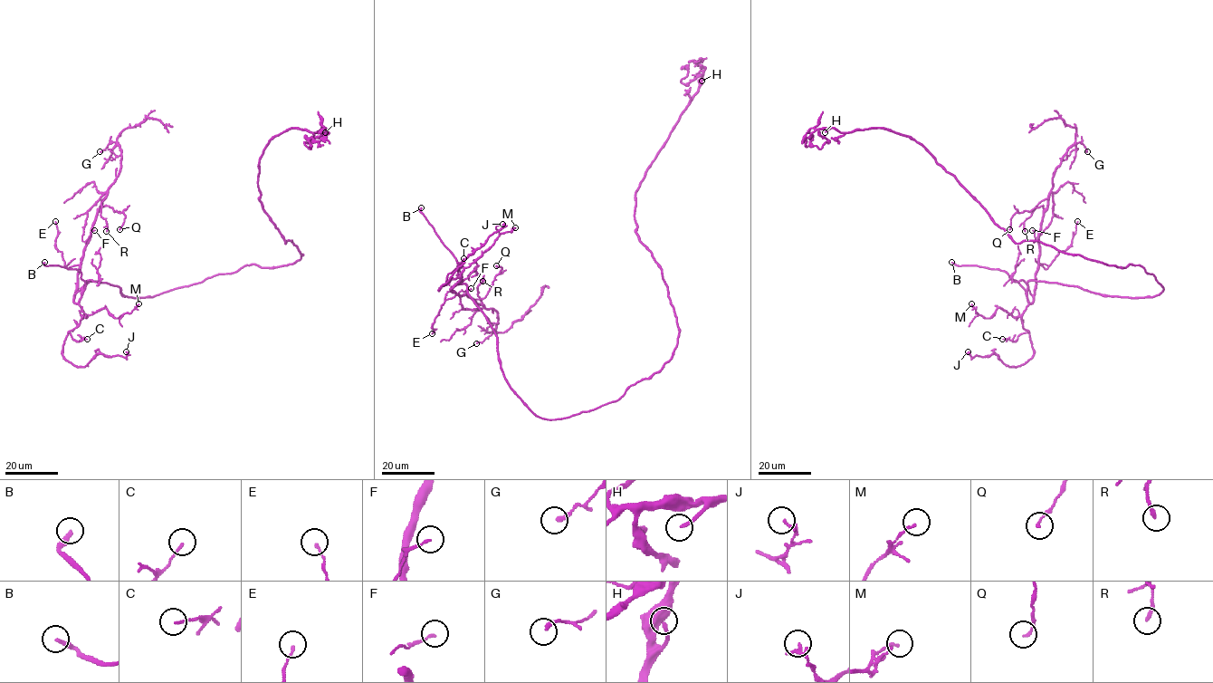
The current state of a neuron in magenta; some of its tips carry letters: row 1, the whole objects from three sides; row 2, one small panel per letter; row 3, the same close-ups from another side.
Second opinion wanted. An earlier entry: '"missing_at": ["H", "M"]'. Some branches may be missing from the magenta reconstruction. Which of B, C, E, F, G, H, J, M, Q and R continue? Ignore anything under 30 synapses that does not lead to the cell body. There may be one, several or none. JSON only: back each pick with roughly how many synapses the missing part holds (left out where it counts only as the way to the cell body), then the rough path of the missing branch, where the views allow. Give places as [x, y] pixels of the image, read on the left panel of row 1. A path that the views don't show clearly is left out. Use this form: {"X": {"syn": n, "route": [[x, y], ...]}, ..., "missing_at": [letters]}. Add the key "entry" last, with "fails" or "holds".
{"B": {"route": [[44, 262], [47, 259], [51, 264], [56, 264], [68, 255], [70, 247], [89, 233], [97, 218], [109, 208]]}, "H": {"syn": 60, "route": [[325, 132], [327, 142], [324, 149], [330, 154], [335, 151]]}, "missing_at": ["B", "H"], "entry": "fails"}

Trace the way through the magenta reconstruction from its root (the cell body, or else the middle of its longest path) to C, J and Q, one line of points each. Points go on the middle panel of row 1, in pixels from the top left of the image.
C: (600, 407), (556, 419), (530, 409), (467, 285), (445, 283), (463, 258)
J: (600, 407), (537, 416), (505, 379), (497, 337), (467, 285), (457, 278), (439, 290), (502, 224)
Q: (600, 407), (546, 419), (510, 388), (485, 315), (464, 283), (451, 290), (483, 298), (502, 268), (496, 265)

